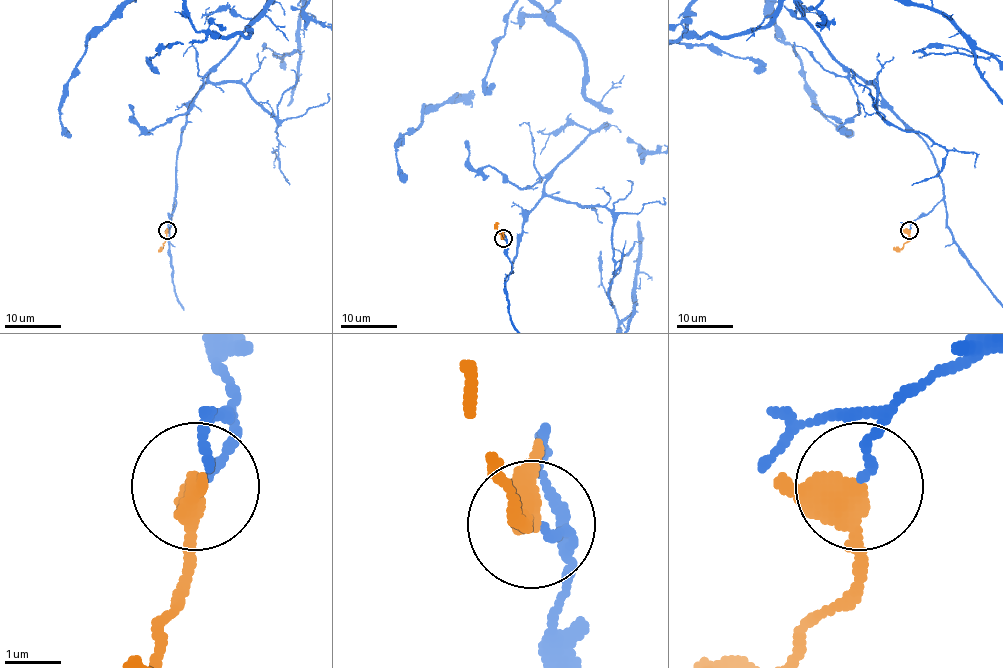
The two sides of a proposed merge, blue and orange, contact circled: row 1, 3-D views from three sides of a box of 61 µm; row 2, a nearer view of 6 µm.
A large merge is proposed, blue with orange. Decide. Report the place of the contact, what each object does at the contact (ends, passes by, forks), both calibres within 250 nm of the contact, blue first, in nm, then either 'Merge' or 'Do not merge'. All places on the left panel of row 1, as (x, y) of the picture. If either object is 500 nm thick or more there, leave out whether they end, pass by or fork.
Place: (167, 230). At the ring blue ends. At the ring orange passes by. Thickness 130 nm (blue) against 360 nm. Do not merge

